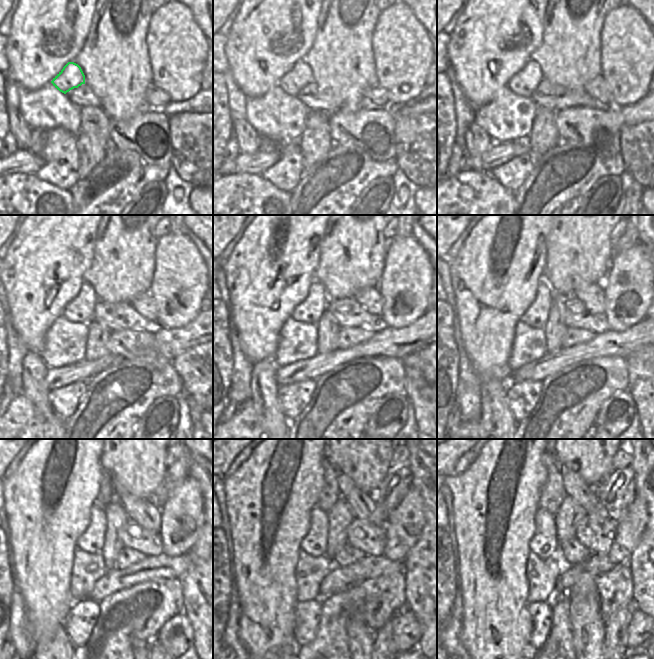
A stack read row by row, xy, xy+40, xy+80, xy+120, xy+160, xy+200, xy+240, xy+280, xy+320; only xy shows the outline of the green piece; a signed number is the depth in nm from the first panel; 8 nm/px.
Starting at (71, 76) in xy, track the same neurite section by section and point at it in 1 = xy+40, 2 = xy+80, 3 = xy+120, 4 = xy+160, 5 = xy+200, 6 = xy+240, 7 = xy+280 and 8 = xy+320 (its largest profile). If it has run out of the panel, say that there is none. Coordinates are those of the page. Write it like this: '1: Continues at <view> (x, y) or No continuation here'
1: Continues at xy+40 (299, 76)
2: Continues at xy+80 (524, 83)
3: Continues at xy+120 (80, 309)
4: Continues at xy+160 (310, 311)
5: Continues at xy+200 (536, 315)
6: Continues at xy+240 (91, 541)
7: Continues at xy+280 (315, 542)
8: Continues at xy+320 (544, 543)

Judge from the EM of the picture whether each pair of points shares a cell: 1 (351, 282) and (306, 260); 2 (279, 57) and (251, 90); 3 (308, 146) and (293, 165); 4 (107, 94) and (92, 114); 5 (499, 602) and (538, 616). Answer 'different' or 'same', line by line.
1: different
2: same
3: different
4: different
5: different

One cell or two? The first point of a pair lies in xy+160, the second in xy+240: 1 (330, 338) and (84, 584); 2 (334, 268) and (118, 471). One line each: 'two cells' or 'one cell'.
1: two cells
2: one cell

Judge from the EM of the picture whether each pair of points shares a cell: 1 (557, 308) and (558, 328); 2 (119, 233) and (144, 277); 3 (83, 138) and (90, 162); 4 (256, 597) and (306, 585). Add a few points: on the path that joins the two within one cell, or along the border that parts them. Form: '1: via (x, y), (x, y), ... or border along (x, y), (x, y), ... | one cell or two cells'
1: via (557, 313), (557, 323) | one cell
2: via (125, 244), (125, 258), (133, 266) | one cell
3: via (87, 144), (90, 156) | one cell
4: border along (297, 563), (295, 567), (296, 601) | two cells

